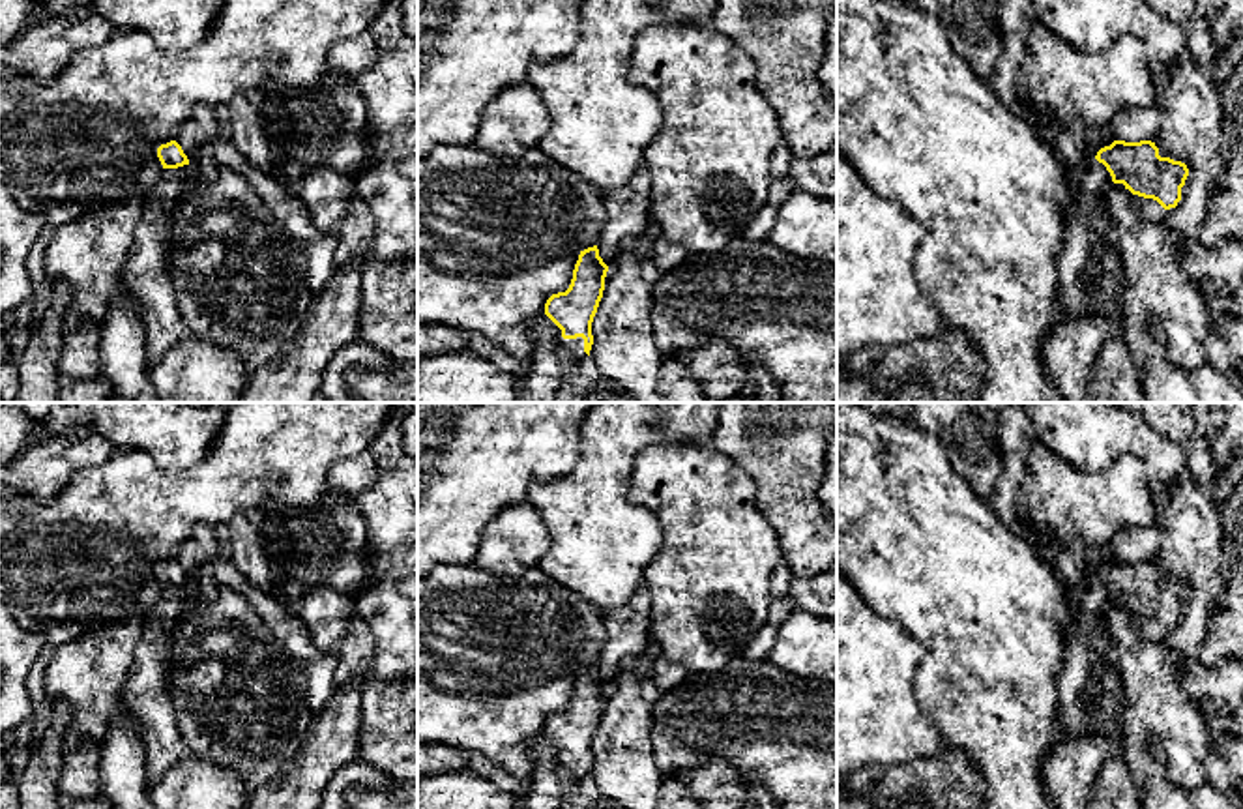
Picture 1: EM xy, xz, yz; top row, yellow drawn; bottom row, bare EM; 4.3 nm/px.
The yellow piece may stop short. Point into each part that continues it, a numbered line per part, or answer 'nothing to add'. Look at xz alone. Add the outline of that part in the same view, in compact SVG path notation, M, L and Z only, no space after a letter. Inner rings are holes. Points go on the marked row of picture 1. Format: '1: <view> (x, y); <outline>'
1: xz (575, 347); M552 322L554 324L554 322ZM554 324L556 328L556 339L558 339L558 345L560 346L565 346L573 356L575 360L582 360L586 358L588 354L584 352L584 339L582 337L577 337L577 339L563 339L562 337L562 330Z

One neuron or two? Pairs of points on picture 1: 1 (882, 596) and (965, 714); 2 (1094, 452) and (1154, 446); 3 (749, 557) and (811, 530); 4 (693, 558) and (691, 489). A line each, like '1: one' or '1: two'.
1: one
2: one
3: two
4: one

